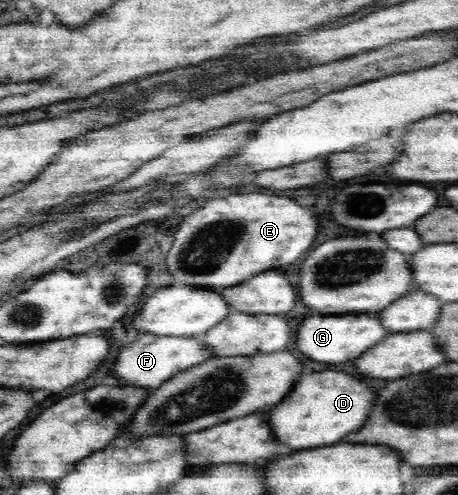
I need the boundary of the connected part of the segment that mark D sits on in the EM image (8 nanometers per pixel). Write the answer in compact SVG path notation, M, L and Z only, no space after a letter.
M314 372L300 378L294 392L288 394L286 400L282 400L268 414L268 422L274 430L274 438L278 439L280 444L290 446L294 451L326 446L342 440L350 432L360 430L372 412L374 398L376 394L366 382L346 372Z

